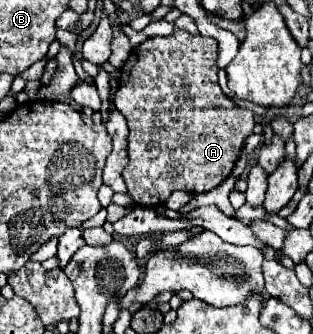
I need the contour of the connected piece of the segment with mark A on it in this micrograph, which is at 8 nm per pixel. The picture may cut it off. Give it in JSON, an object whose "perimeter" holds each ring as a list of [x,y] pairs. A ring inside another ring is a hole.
{"perimeter":[[[175,29],[169,37],[153,37],[135,47],[121,67],[115,107],[129,125],[129,163],[123,179],[131,199],[143,207],[159,207],[173,191],[207,193],[223,183],[243,149],[245,139],[253,133],[253,113],[239,109],[217,83],[217,41],[213,37],[189,35]]]}

